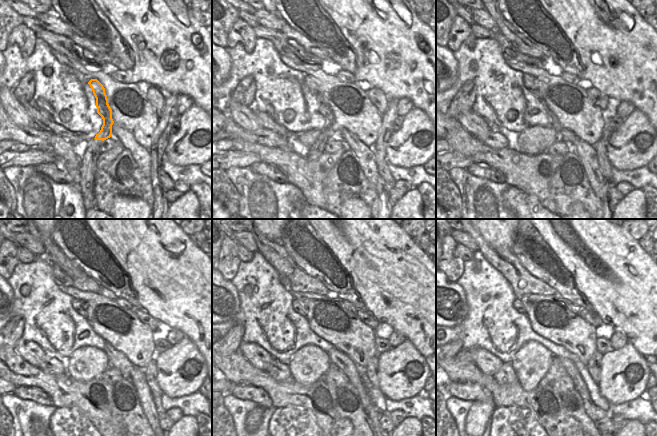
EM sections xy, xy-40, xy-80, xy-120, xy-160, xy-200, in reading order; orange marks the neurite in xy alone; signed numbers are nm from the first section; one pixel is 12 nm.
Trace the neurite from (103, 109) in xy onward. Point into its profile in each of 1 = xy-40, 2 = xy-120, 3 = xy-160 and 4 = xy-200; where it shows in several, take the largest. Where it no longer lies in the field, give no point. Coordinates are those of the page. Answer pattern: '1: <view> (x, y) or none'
1: xy-40 (332, 129)
2: xy-120 (117, 359)
3: xy-160 (341, 360)
4: xy-200 (595, 413)

